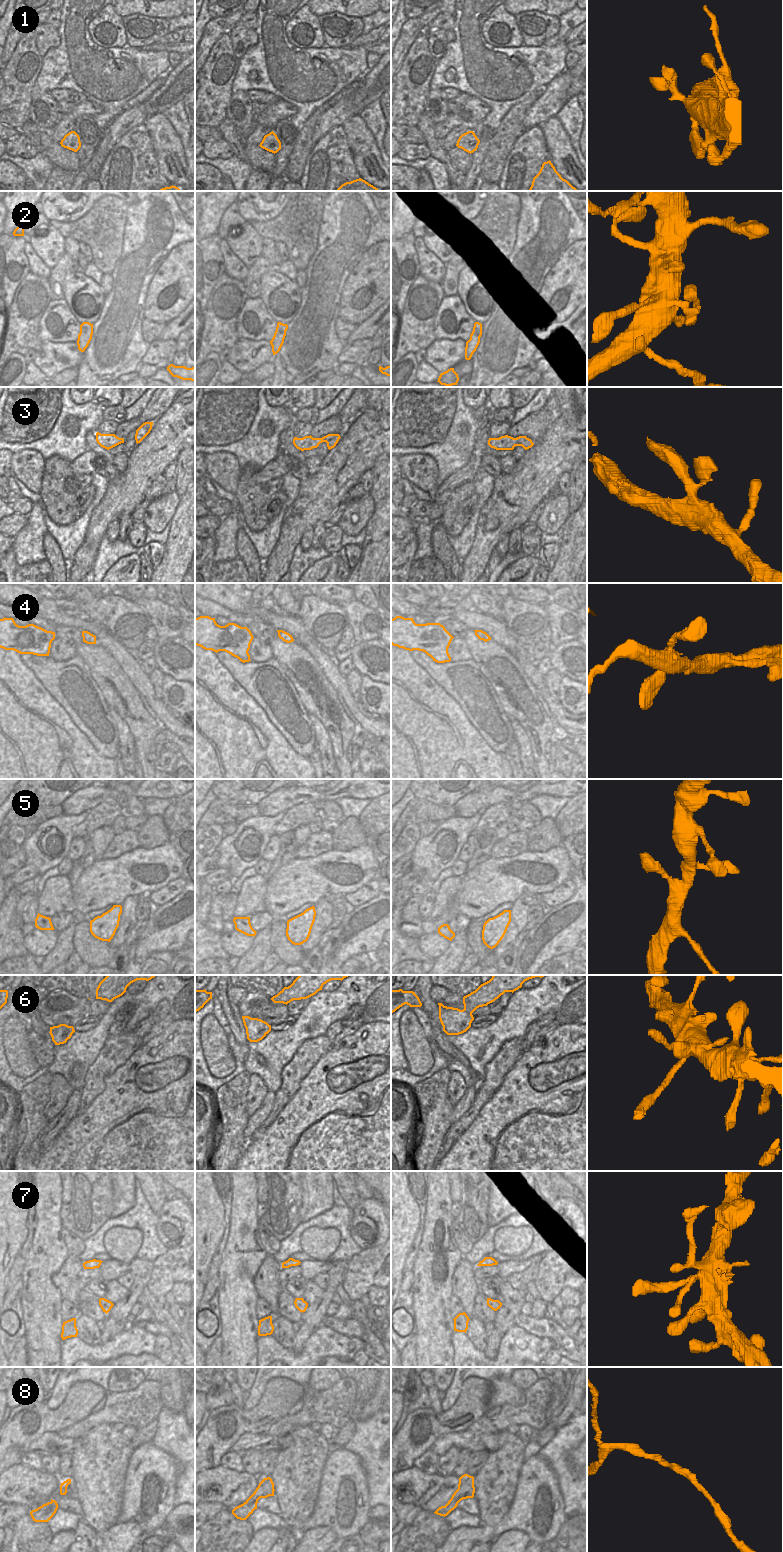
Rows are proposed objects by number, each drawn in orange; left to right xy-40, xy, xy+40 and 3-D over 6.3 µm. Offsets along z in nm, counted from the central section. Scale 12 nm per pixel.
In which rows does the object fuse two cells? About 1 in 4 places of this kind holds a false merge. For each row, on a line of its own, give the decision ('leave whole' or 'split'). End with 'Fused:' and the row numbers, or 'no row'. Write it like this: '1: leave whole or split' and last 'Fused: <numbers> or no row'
1: leave whole
2: leave whole
3: leave whole
4: leave whole
5: leave whole
6: split
7: leave whole
8: leave whole
Fused: 6

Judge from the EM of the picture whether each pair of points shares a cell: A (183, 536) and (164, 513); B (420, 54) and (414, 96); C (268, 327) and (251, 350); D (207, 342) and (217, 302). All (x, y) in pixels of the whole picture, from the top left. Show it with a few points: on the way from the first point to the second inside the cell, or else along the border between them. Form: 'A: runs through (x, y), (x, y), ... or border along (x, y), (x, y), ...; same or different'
A: border along (179, 498), (179, 503), (170, 521); different
B: runs through (408, 60), (408, 78), (412, 84); same
C: border along (239, 339), (269, 341); different
D: runs through (217, 332), (217, 312); same

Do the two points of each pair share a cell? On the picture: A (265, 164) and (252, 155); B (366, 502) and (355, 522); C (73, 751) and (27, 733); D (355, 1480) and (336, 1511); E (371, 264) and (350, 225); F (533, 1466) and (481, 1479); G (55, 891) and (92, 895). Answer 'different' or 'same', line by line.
A: same
B: same
C: same
D: same
E: different
F: different
G: different

